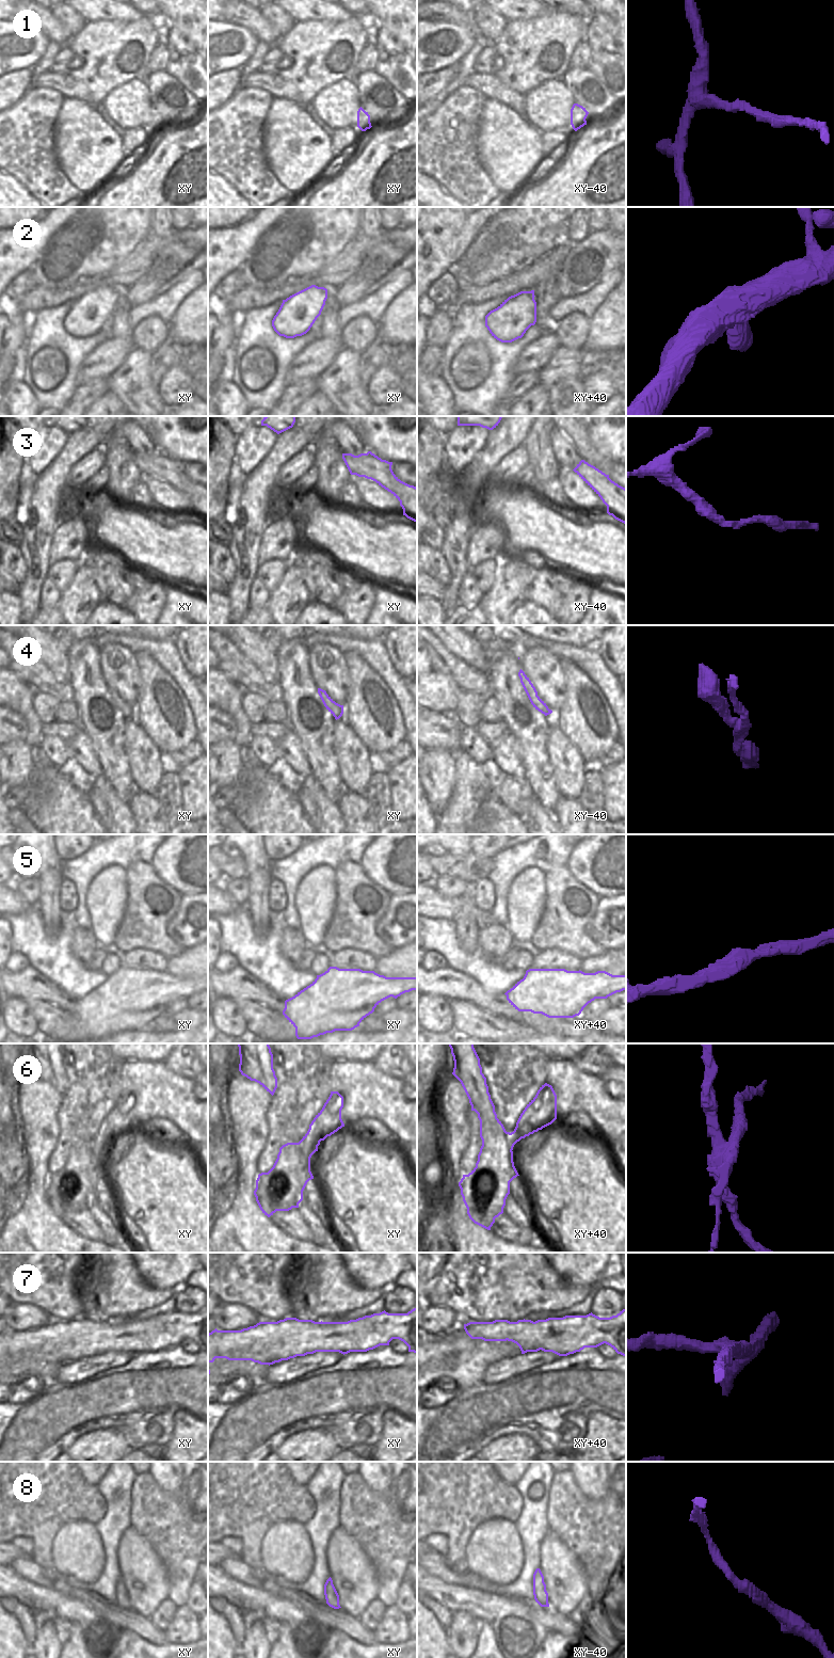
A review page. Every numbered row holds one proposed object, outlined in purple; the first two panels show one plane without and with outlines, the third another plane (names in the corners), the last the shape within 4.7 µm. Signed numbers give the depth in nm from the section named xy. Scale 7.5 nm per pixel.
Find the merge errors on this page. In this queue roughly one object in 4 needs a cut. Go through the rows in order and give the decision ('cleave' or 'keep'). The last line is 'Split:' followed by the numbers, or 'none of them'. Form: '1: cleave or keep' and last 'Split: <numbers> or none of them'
1: keep
2: keep
3: keep
4: keep
5: keep
6: cleave
7: keep
8: keep
Split: 6

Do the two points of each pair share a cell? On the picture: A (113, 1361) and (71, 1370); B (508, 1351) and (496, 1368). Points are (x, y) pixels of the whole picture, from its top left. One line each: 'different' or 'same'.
A: same
B: different

